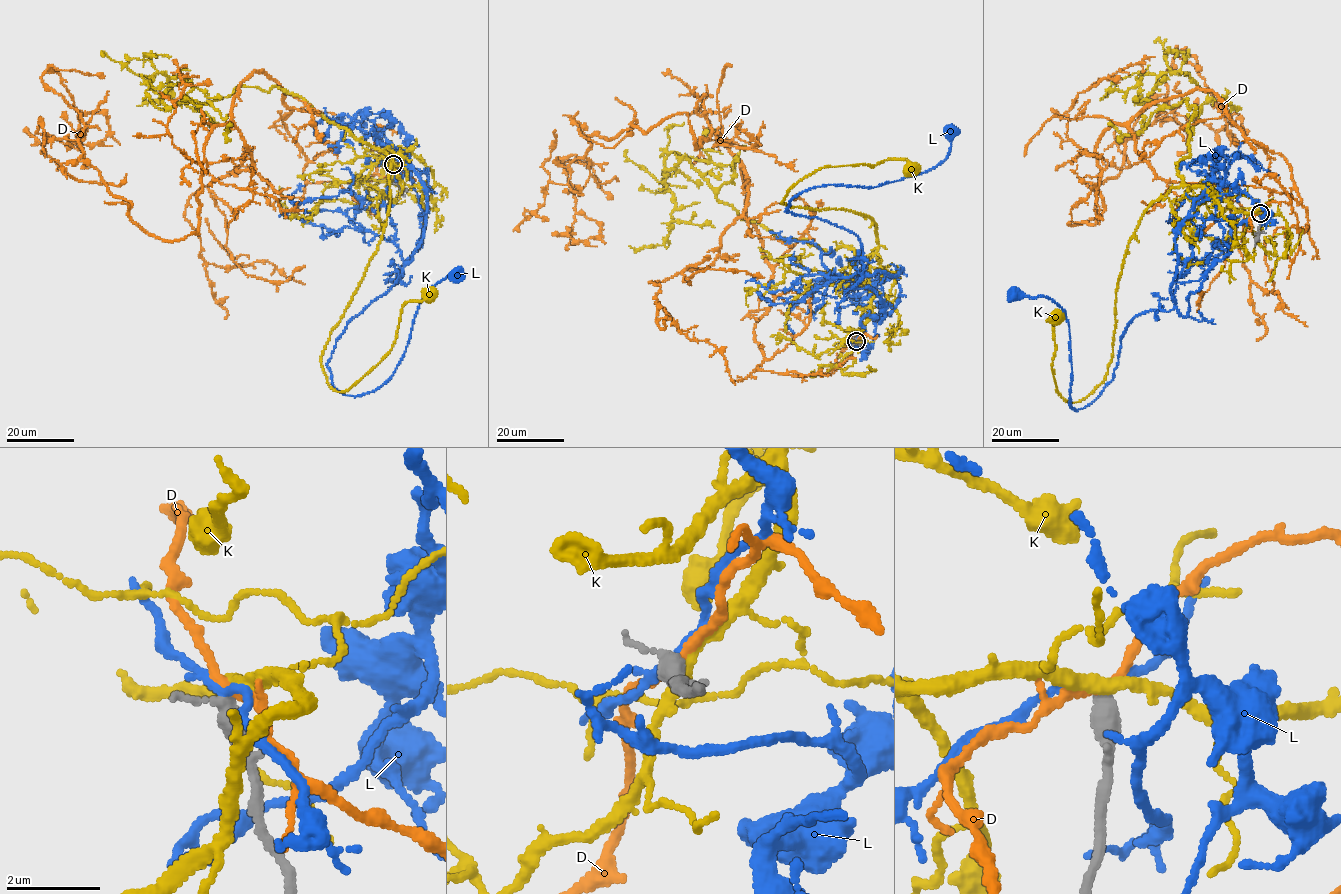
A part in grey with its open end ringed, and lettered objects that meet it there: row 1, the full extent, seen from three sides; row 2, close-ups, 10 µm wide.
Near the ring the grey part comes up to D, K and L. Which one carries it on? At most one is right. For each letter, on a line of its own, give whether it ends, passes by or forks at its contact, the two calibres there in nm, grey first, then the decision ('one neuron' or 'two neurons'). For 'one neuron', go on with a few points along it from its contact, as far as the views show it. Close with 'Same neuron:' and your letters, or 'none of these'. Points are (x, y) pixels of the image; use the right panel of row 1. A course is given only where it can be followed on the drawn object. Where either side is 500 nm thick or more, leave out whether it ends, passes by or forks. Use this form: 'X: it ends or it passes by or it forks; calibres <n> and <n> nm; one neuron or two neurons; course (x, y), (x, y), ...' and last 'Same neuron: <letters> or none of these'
D: it passes by; calibres 440 and 190 nm; two neurons
K: it passes by; calibres 440 and 280 nm; one neuron; course (1260, 213), (1200, 186), (1155, 200), (1115, 289), (1112, 359), (1084, 399), (1057, 393), (1055, 317)
L: it passes by; calibres 440 and 160 nm; two neurons
Same neuron: K

